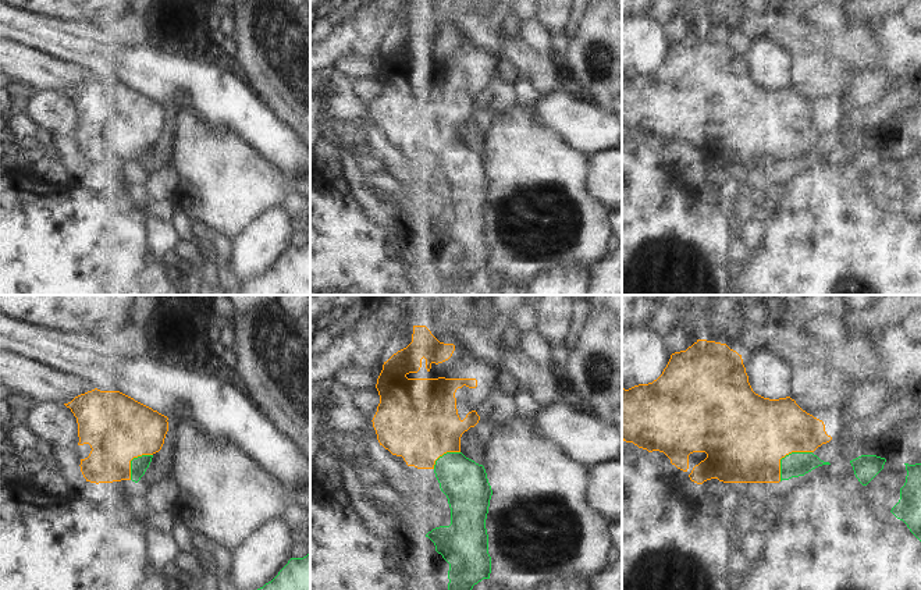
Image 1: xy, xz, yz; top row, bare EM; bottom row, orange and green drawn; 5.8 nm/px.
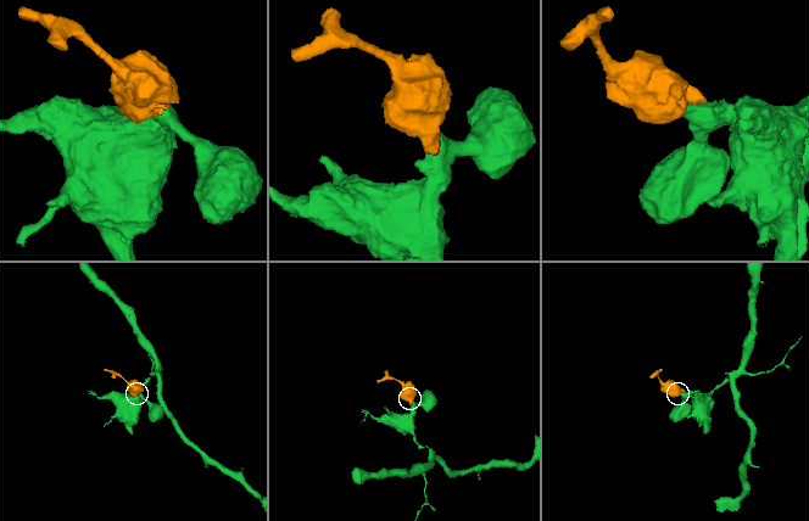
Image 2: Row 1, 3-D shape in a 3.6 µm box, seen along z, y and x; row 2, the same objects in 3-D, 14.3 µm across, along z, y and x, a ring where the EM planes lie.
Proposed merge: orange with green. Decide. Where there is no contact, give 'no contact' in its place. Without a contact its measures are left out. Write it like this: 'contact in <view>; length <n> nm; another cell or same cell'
contact in yz; length 260 nm; same cell

